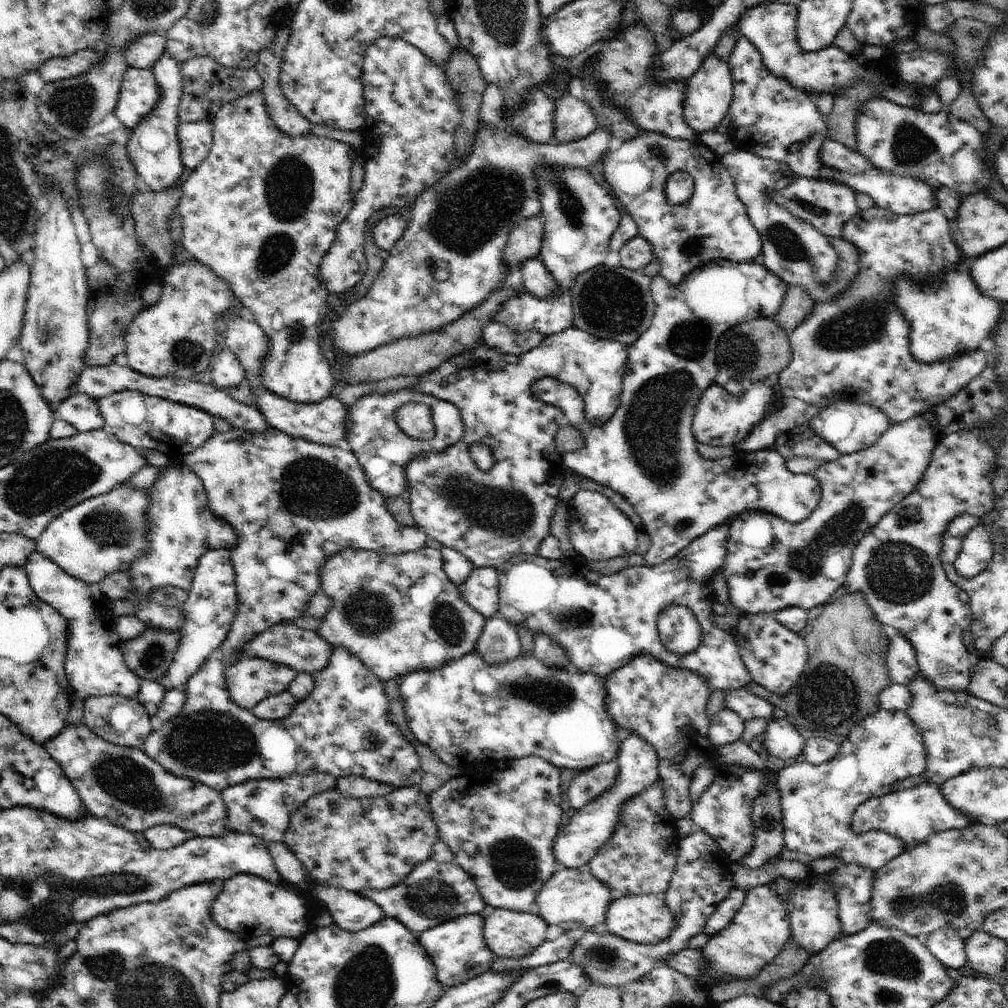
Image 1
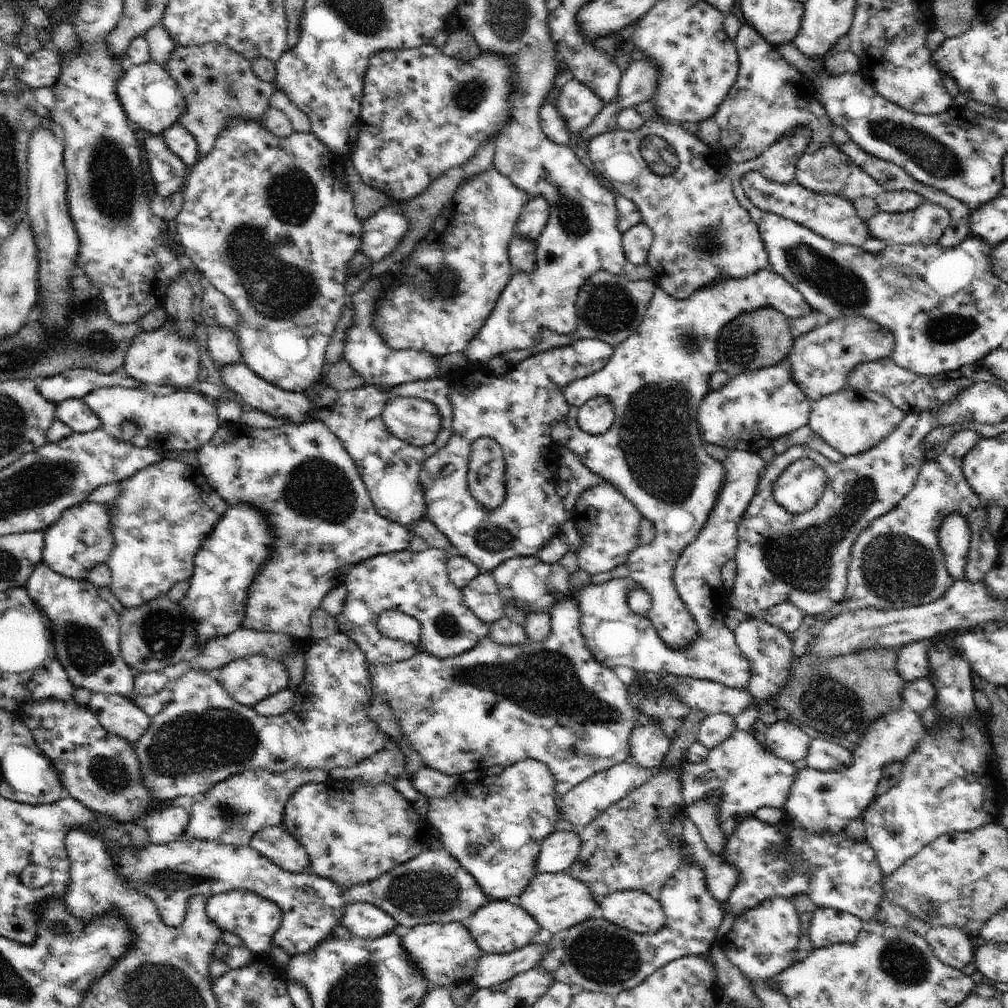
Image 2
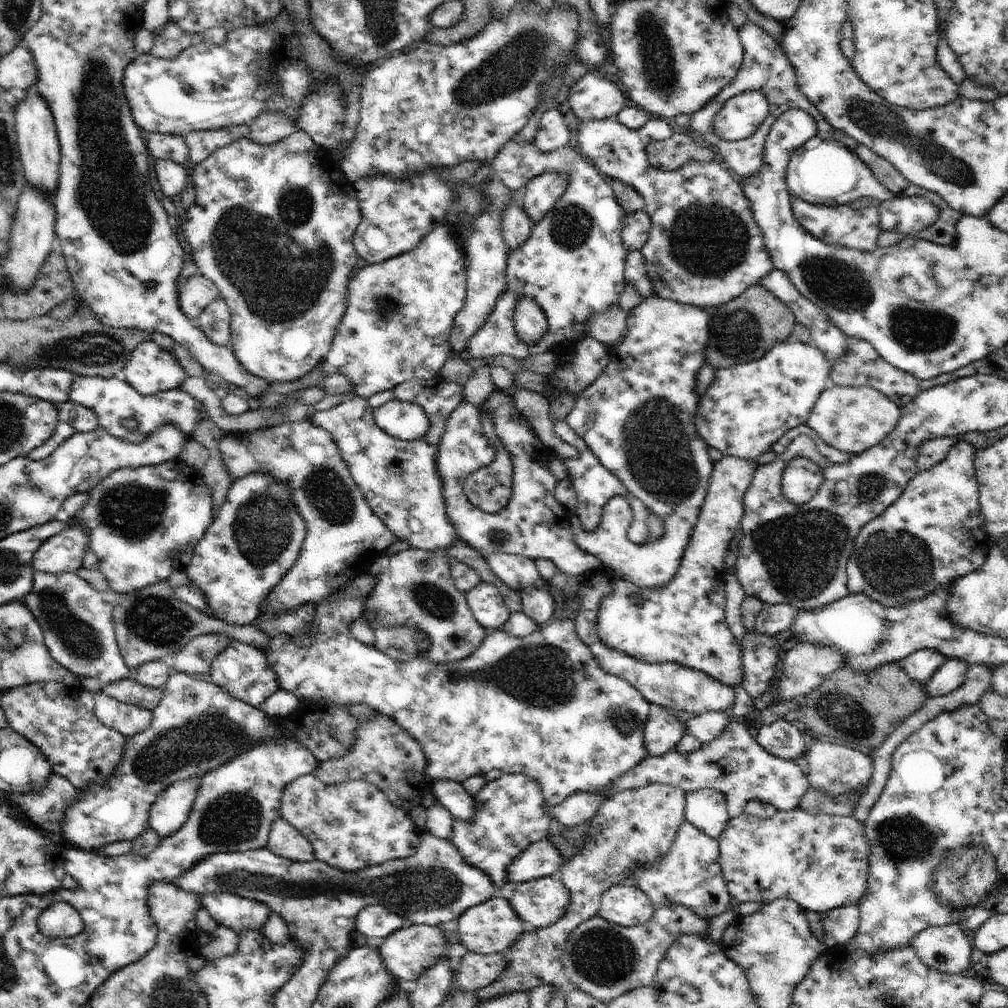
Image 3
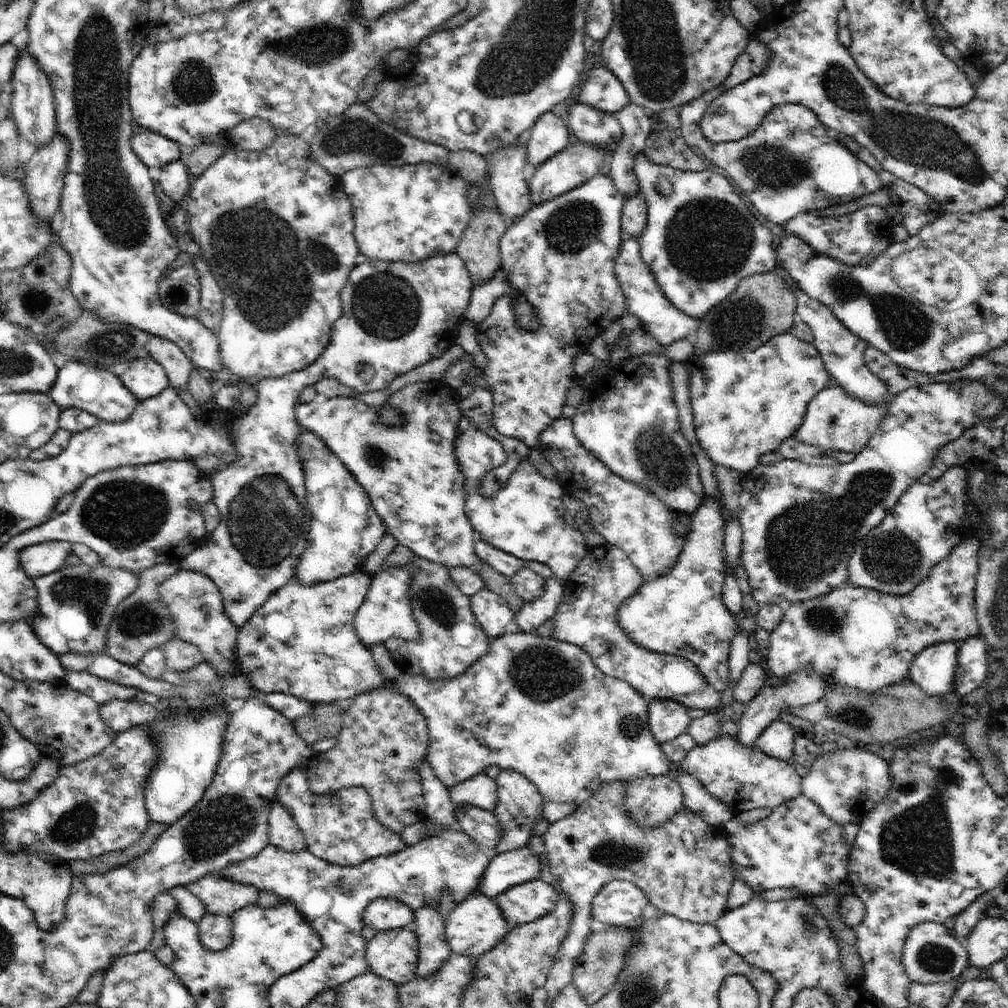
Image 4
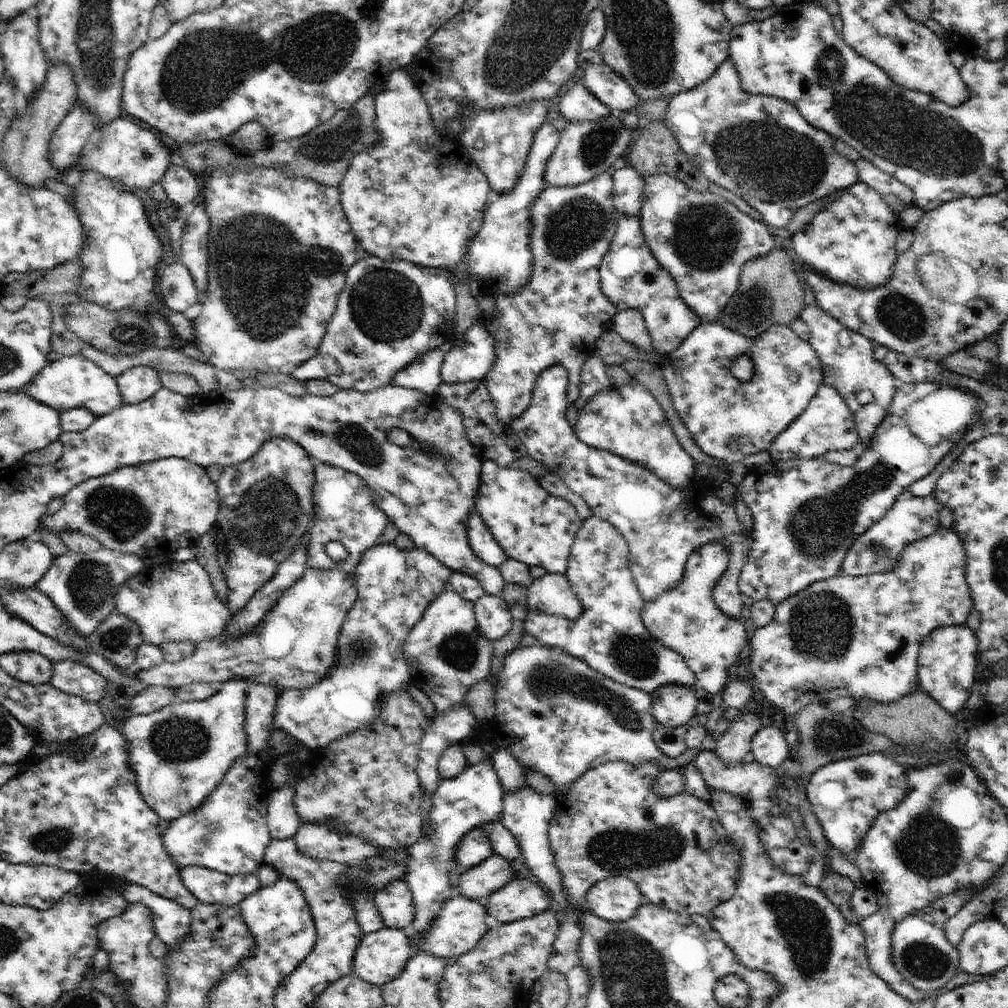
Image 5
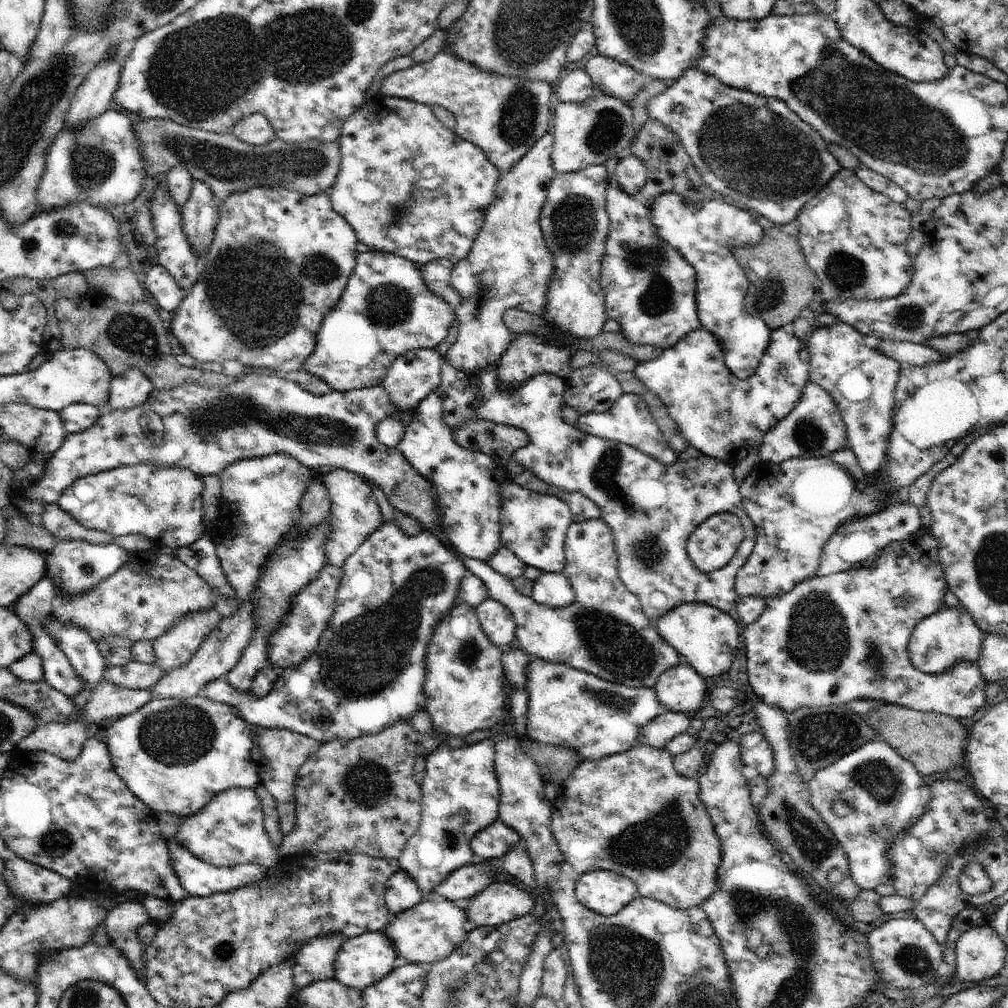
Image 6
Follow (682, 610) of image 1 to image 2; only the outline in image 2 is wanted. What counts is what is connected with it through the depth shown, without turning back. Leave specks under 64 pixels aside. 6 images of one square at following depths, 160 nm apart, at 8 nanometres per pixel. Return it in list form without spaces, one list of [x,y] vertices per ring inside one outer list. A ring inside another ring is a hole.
[[[771,268],[762,269],[741,279],[722,279],[720,283],[699,288],[685,299],[675,299],[657,286],[642,324],[634,334],[615,347],[608,364],[597,373],[574,380],[561,390],[569,404],[569,412],[564,420],[571,432],[567,447],[590,472],[618,488],[641,512],[641,516],[654,525],[654,540],[649,545],[637,546],[625,564],[629,566],[629,577],[651,596],[651,607],[646,616],[663,643],[671,649],[688,649],[695,643],[698,634],[695,618],[676,592],[673,570],[681,552],[702,530],[717,503],[727,476],[722,462],[704,451],[704,440],[697,423],[697,410],[711,391],[711,376],[718,371],[717,346],[722,326],[742,313],[751,313],[764,307],[776,309],[789,319],[800,318],[812,311],[802,293]],[[600,395],[614,405],[615,419],[604,434],[588,436],[579,427],[577,414],[583,404]],[[800,459],[791,464],[786,464],[779,474],[779,477],[773,480],[773,499],[789,513],[793,515],[804,514],[808,512],[820,500],[822,493],[827,485],[827,476],[824,469],[810,459]]]

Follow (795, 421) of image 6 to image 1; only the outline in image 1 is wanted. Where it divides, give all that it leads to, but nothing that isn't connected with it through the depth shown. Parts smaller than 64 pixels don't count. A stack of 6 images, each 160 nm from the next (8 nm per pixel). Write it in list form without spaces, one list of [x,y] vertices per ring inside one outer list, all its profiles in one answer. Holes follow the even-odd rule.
[[[836,401],[819,410],[808,424],[819,437],[822,437],[823,441],[830,444],[841,455],[849,455],[874,445],[891,425],[887,418],[888,416],[880,409],[870,405],[855,403],[854,401]]]

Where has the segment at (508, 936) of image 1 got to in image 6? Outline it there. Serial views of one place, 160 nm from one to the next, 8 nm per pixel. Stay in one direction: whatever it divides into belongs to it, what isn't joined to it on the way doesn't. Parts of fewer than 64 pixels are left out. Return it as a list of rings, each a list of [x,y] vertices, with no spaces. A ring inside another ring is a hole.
[[[432,897],[429,901],[418,902],[414,908],[400,912],[394,922],[382,932],[394,944],[396,958],[401,962],[420,964],[425,967],[445,960],[468,936],[466,914],[463,904]]]

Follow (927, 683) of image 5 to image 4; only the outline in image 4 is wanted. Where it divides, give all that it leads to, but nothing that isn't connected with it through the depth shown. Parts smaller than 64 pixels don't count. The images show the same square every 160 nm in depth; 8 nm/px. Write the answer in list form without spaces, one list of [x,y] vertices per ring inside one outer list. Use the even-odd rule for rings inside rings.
[[[958,640],[940,642],[924,648],[910,664],[908,677],[928,696],[954,693],[954,680],[958,676]]]

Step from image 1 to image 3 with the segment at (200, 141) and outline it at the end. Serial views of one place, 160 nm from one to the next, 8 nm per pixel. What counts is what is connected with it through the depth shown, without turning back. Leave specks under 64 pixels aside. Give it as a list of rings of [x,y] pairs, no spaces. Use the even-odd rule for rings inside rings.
[[[150,133],[147,150],[156,161],[158,159],[171,160],[186,165],[189,160],[189,148],[184,135]]]

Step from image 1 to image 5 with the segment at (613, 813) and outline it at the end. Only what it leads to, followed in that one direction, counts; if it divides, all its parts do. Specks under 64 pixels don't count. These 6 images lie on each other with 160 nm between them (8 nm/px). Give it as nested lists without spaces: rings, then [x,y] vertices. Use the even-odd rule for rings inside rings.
[[[666,684],[656,688],[649,696],[653,697],[652,714],[656,724],[678,728],[687,725],[690,718],[696,714],[700,693],[697,687]],[[494,854],[474,868],[461,871],[460,884],[454,894],[464,895],[479,902],[485,901],[514,878],[516,870],[512,861]]]

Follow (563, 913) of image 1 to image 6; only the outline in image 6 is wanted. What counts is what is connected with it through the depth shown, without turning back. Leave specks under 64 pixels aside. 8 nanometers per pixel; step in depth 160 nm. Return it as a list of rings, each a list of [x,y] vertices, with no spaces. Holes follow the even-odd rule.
[[[493,882],[469,902],[463,904],[466,932],[489,925],[507,924],[531,914],[534,900],[529,892],[512,882]]]

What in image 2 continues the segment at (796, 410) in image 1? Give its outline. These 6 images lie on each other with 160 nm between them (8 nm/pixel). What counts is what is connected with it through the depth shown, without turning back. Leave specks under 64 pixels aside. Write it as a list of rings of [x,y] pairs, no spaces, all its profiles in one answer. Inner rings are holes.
[[[924,203],[918,205],[913,211],[905,213],[887,213],[879,211],[874,214],[867,222],[867,229],[871,238],[878,238],[886,243],[887,247],[894,245],[938,245],[946,227],[950,224],[950,213],[936,203]],[[840,317],[823,326],[817,326],[793,339],[787,356],[793,379],[810,402],[844,389],[852,389],[847,377],[862,363],[870,363],[889,357],[895,347],[892,332],[883,330],[878,323],[866,317]]]

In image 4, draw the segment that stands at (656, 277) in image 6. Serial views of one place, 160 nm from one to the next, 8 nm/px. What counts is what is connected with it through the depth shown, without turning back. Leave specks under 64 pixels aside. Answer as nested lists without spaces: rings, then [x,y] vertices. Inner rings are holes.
[[[634,236],[624,238],[620,252],[614,260],[614,278],[618,280],[618,284],[622,288],[624,308],[640,319],[642,329],[654,336],[660,345],[669,346],[684,338],[692,339],[696,334],[700,321],[691,318],[686,312],[678,310],[666,298],[666,294],[662,292],[654,272],[650,270],[648,264],[642,261],[639,238],[634,238]]]

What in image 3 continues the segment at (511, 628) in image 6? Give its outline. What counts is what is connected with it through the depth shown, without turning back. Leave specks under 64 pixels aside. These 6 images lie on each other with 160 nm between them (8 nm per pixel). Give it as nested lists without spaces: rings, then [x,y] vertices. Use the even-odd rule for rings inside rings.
[[[480,581],[465,593],[474,618],[487,630],[494,631],[509,619],[510,611],[495,584]]]

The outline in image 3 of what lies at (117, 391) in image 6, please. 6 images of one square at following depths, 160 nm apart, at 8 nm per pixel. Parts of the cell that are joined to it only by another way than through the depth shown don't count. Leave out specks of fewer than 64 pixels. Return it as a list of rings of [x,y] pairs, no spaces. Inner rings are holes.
[[[150,339],[132,351],[127,365],[116,377],[127,382],[140,394],[153,395],[178,389],[189,376],[174,353]]]

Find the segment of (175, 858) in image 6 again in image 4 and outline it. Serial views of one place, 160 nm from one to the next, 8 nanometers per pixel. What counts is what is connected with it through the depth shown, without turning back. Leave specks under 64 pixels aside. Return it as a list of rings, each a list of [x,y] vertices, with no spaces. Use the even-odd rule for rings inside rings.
[[[214,873],[190,882],[186,888],[204,904],[209,914],[232,917],[244,906],[258,903],[258,888],[219,878]]]

